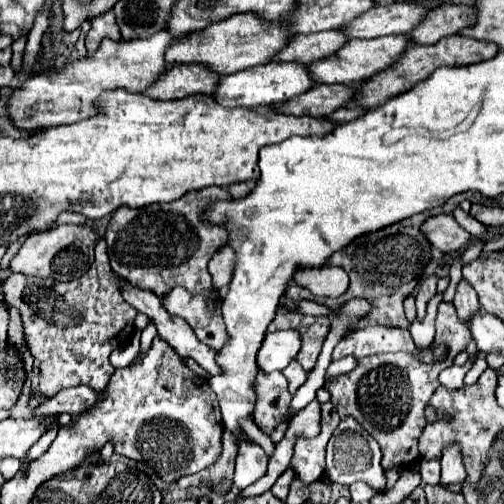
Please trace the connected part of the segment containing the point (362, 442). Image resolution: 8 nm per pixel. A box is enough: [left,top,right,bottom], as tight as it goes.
[326,419,384,489]

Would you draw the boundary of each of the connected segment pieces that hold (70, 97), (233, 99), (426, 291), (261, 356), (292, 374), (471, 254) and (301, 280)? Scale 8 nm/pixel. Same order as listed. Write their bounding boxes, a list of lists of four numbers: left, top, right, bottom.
[[10,31,176,129],[214,63,316,107],[416,275,438,319],[258,331,300,373],[282,361,308,393],[461,242,483,265],[294,267,349,298]]

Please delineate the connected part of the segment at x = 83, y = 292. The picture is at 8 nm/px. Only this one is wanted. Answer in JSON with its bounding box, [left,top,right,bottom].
[4,239,136,397]

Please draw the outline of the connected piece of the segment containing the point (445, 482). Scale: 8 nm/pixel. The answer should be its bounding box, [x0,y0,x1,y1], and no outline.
[440,445,466,487]

